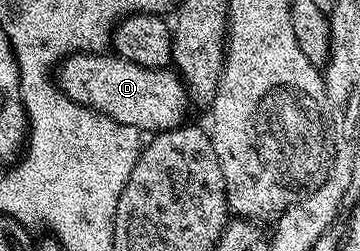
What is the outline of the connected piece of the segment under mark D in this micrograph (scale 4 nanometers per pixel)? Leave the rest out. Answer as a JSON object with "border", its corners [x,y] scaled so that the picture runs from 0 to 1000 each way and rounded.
{"border":[[[322,211],[303,219],[192,219],[178,223],[167,255],[169,287],[153,299],[153,327],[197,402],[272,442],[297,474],[317,474],[342,498],[364,498],[394,530],[433,530],[469,522],[481,506],[500,506],[517,486],[514,438],[531,426],[525,367],[514,359],[503,303],[475,275],[439,275],[375,259],[364,243],[336,231]]]}

